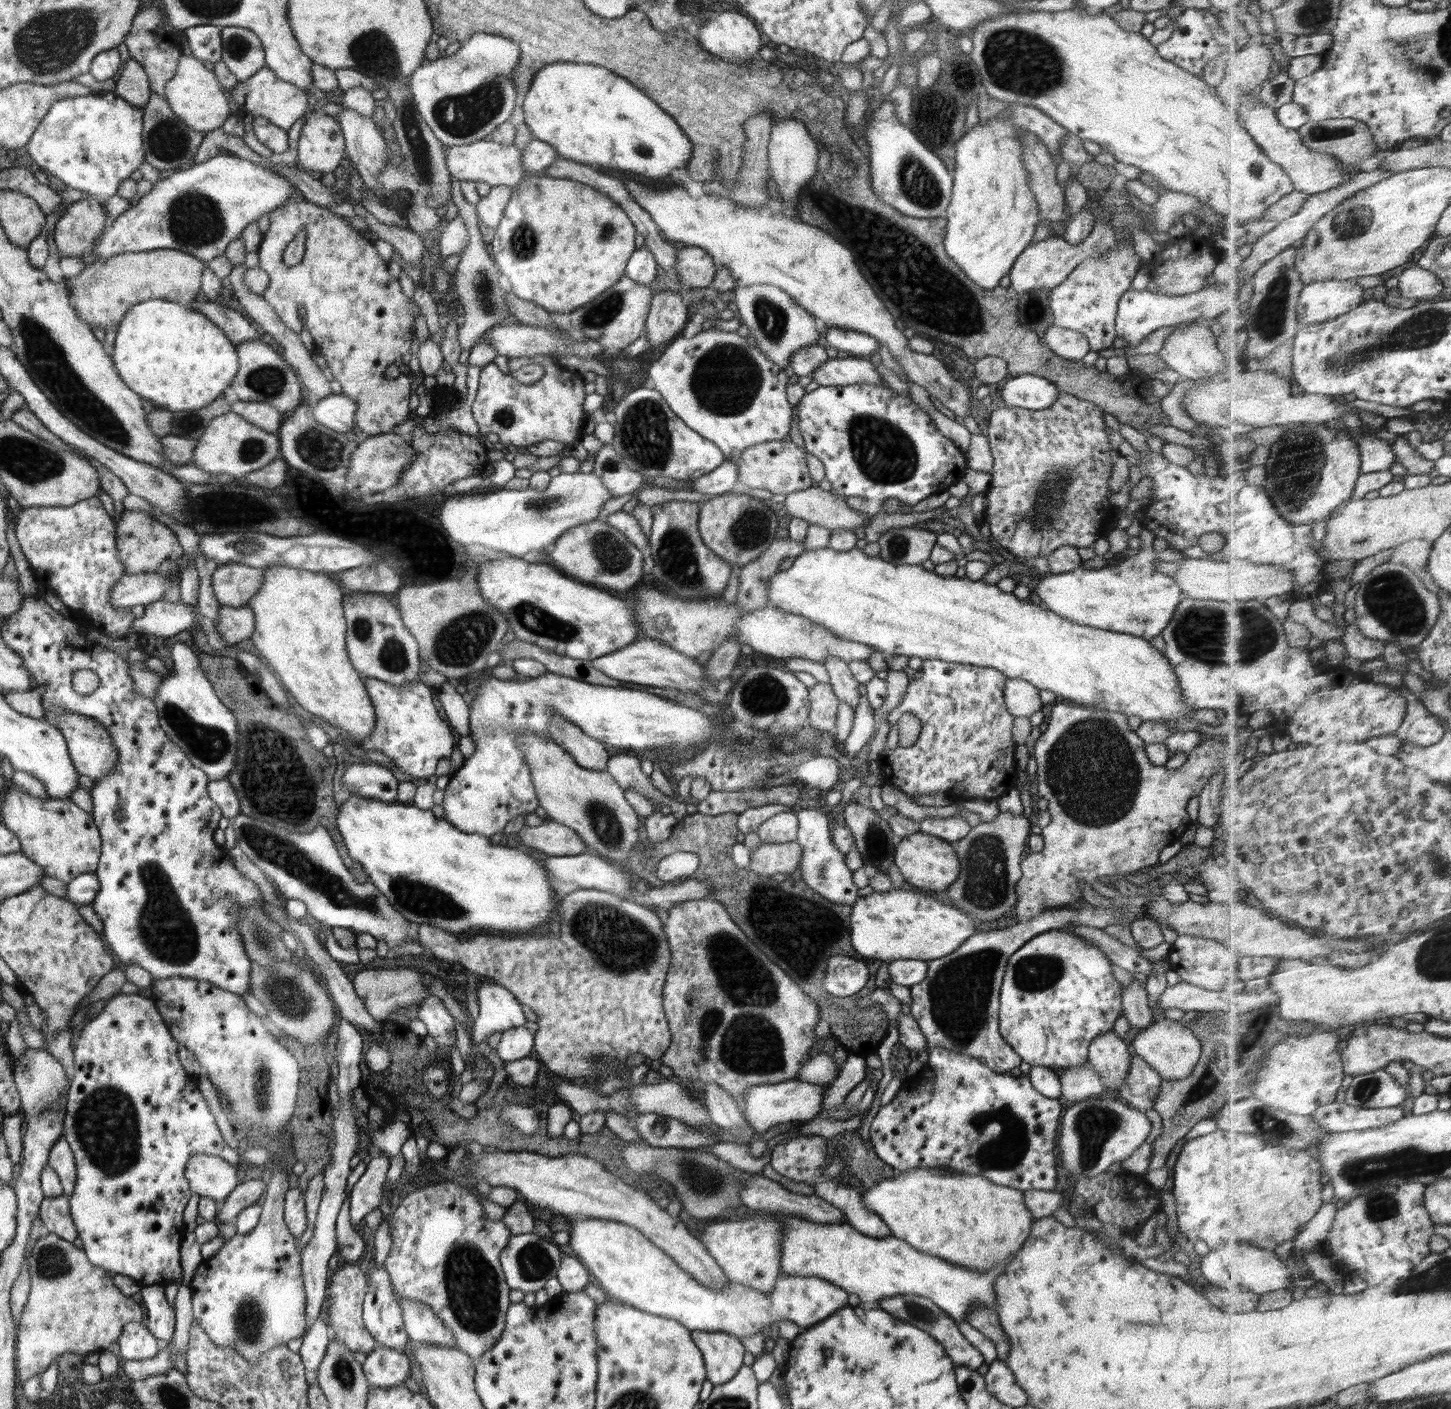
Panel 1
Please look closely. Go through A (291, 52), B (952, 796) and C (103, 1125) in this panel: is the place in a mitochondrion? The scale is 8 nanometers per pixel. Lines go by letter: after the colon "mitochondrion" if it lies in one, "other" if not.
A: other
B: other
C: mitochondrion

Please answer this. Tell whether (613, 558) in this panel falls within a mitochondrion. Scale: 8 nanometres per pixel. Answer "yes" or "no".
yes

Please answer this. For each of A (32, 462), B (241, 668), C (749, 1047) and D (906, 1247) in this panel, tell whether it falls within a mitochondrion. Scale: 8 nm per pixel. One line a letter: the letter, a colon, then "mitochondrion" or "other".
A: mitochondrion
B: other
C: mitochondrion
D: other

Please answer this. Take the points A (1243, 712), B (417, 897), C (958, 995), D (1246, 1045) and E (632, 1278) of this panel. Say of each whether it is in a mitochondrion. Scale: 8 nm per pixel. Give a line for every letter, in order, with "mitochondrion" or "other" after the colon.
A: other
B: mitochondrion
C: mitochondrion
D: other
E: other

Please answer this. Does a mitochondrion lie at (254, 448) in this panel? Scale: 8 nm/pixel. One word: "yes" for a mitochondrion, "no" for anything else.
yes

